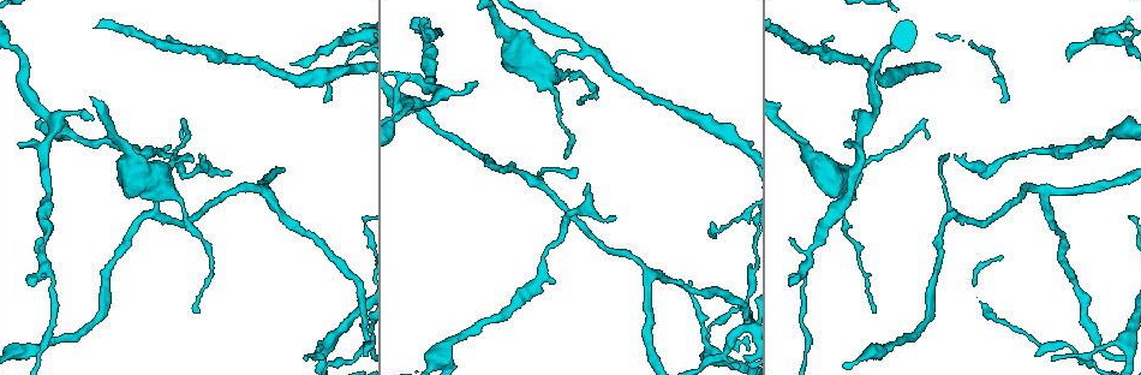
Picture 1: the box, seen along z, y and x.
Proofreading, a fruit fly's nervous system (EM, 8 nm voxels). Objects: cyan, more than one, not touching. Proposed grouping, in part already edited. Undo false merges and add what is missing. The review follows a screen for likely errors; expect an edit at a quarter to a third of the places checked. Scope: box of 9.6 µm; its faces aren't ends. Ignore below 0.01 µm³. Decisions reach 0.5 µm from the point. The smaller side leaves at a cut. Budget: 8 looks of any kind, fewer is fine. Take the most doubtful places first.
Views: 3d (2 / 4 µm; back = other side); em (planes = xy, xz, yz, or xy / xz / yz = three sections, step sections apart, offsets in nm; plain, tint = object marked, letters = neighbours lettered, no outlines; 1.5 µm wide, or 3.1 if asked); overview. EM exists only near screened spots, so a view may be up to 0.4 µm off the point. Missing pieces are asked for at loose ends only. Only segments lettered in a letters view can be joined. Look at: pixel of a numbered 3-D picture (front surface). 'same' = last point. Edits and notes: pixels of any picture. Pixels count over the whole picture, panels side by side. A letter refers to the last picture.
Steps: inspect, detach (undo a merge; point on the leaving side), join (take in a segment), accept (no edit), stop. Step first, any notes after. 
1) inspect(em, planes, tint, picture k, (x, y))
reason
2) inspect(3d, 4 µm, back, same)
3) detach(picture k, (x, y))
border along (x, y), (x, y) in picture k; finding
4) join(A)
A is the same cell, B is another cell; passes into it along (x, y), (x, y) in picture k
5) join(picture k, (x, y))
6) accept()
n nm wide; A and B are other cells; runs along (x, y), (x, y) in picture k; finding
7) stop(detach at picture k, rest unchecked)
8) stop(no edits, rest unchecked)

inspect(em, xy, step 8, tint, picture 1, (324, 102))
an open end

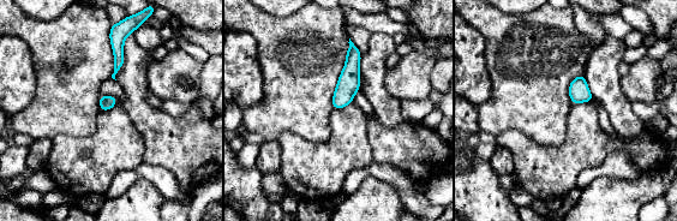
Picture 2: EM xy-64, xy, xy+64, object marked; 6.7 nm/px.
inspect(em, xz, step 8, letters, same)

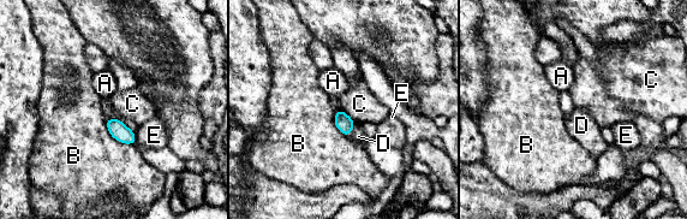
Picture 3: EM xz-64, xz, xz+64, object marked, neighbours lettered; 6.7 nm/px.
accept()
B touches over 260 nm; A, B, C, D and E are other cells; border along (354, 120), (352, 131), (347, 136) in picture 3; no lettered segment goes on from it

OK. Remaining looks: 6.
inspect(3d, 4 µm, back, picture 1, (477, 81))
tapers out

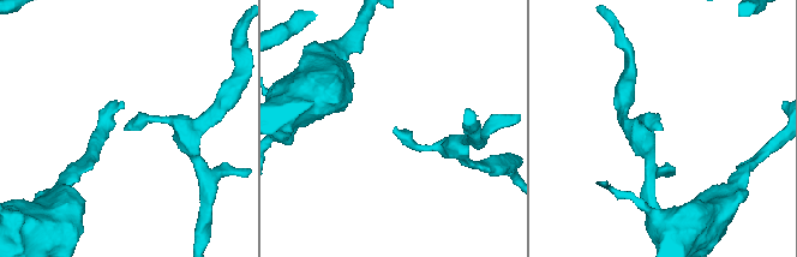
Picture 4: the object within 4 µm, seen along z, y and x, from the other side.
inspect(em, yz, step 4, letters, picture 4, (128, 130))

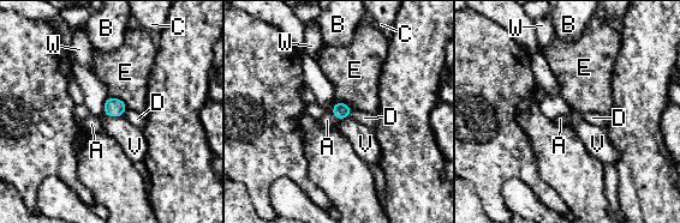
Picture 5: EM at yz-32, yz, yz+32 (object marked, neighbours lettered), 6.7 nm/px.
join(A)
A is the same cell, B, C, D, E, V and W are other cells; it goes on there

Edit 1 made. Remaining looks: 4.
inspect(overview)

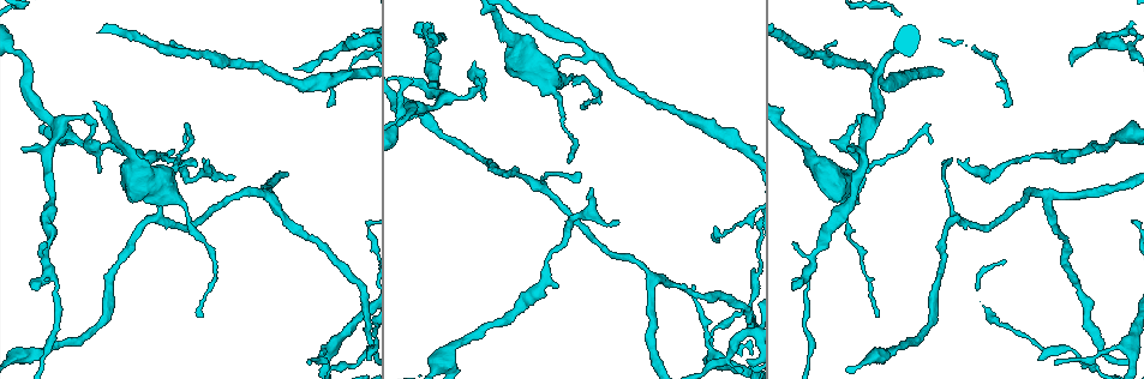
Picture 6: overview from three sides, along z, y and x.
inspect(em, xz, step 4, tint, picture 6, (427, 24))
tapers out

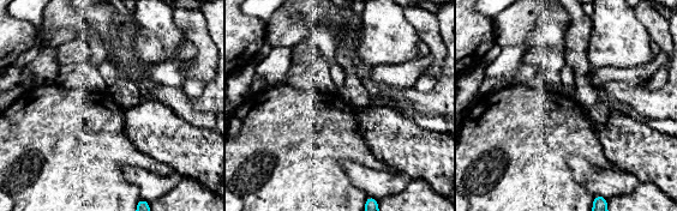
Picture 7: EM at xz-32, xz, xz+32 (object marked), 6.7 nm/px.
inspect(em, planes, letters, same)

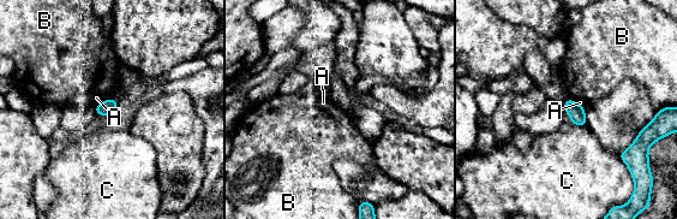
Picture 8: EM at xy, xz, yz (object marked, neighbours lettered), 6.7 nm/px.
accept()
A, B and C are other cells; border along (108, 98), (94, 108) in picture 8; no lettered segment goes on from it

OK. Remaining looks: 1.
stop(join at picture 5, rest unchecked)

